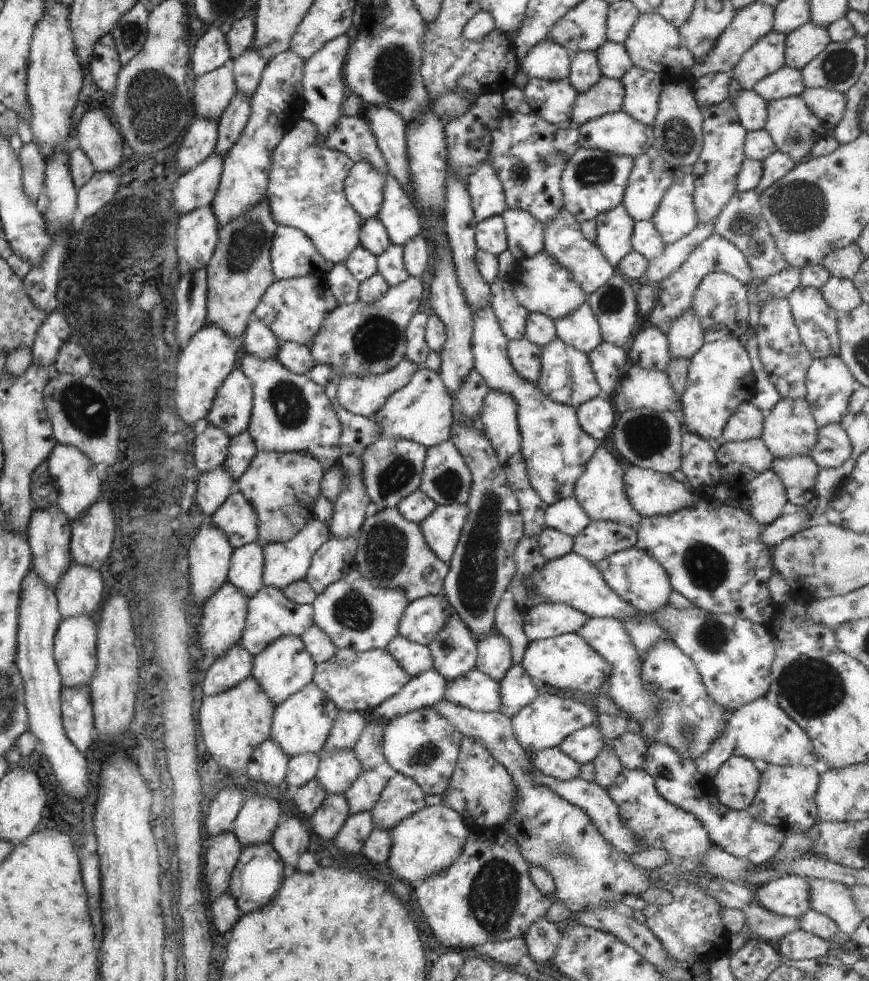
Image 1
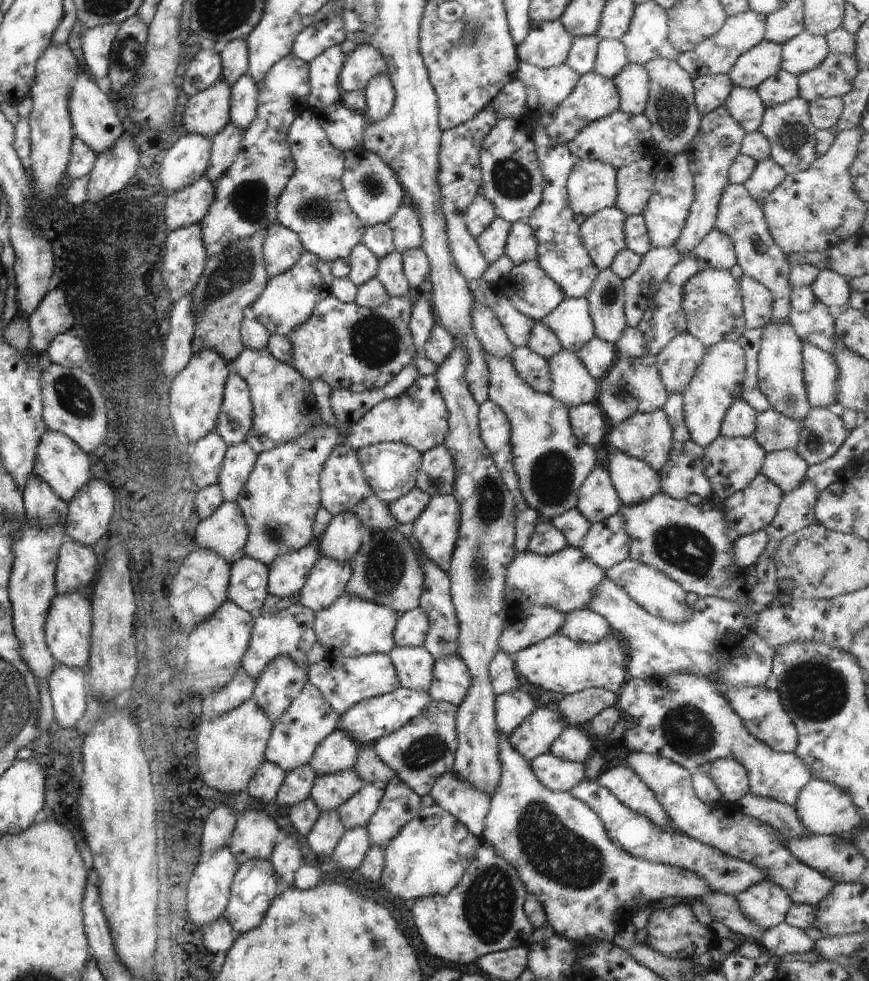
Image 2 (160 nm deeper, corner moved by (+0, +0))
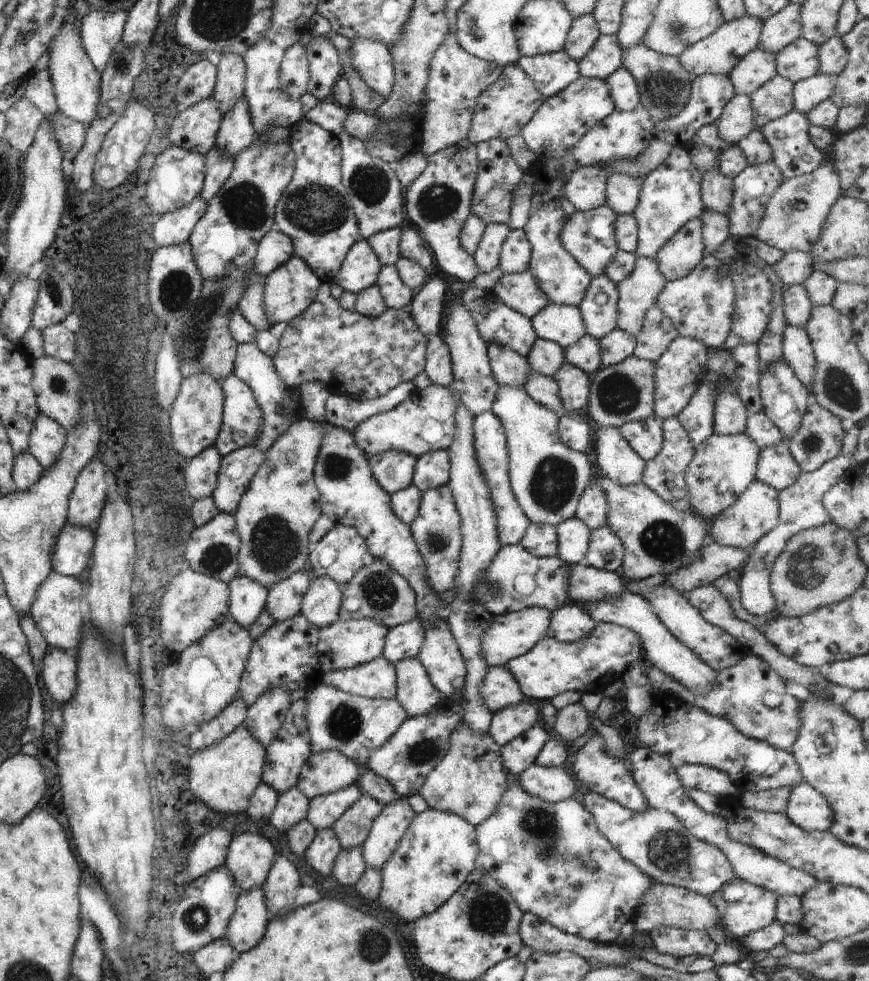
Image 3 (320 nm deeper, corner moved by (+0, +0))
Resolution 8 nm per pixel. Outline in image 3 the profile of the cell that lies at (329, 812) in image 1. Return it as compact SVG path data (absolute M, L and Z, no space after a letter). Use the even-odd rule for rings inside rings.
M331 828L322 831L316 830L311 844L302 855L307 864L311 866L311 870L315 870L321 876L330 876L335 857L340 849L338 840Z

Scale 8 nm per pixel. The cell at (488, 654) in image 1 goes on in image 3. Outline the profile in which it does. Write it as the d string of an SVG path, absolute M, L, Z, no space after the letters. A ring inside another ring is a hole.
M505 666L488 668L483 680L478 684L478 693L483 706L491 714L526 700Z

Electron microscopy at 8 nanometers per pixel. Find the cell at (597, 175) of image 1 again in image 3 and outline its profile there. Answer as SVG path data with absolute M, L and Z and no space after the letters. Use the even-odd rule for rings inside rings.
M578 166L570 175L563 192L576 211L588 210L605 204L606 174L599 166Z

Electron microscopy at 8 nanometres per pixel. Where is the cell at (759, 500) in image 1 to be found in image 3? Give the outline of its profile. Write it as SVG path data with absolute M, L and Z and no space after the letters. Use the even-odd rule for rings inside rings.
M753 479L749 486L729 505L720 512L709 524L711 538L719 546L747 549L767 534L778 521L779 491Z

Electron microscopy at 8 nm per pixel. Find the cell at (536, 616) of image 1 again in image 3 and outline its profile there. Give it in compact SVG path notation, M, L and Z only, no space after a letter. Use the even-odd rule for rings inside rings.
M524 608L512 613L493 616L480 636L481 660L487 668L503 667L508 660L521 656L539 642L547 630L551 611L546 608Z

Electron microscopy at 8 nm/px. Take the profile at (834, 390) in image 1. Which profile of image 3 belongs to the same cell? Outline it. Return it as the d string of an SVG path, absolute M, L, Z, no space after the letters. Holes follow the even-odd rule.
M785 325L781 335L782 361L791 369L804 387L810 385L815 359L806 332L793 325Z

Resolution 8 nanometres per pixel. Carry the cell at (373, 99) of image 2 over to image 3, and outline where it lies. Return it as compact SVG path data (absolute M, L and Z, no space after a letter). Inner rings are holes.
M351 39L349 56L360 79L384 100L393 84L392 58L385 45L371 39Z

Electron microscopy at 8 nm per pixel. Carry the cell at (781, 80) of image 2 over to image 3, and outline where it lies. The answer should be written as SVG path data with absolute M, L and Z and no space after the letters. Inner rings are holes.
M773 75L765 84L756 88L748 97L752 108L755 130L793 110L793 83Z

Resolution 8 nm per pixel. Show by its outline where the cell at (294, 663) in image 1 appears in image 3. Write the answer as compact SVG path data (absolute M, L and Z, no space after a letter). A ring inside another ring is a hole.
M281 687L267 689L255 702L246 708L242 724L247 732L265 747L275 738L290 707L288 692Z

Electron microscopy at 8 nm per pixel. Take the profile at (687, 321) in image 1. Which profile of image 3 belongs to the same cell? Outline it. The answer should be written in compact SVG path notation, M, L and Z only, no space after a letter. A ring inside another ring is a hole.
M675 337L667 350L654 362L653 415L661 420L676 417L687 406L706 373L709 350L689 337Z

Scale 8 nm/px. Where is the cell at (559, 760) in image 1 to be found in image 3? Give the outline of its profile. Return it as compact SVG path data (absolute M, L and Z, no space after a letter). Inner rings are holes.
M530 764L516 776L516 780L529 796L549 803L569 799L575 790L573 773L567 773L560 767Z

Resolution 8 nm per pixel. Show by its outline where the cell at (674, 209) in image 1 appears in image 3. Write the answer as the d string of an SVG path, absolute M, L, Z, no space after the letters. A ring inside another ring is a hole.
M674 146L667 158L642 178L635 208L631 215L636 220L637 234L634 255L653 259L664 242L667 242L686 222L700 216L704 204L700 199L700 174L691 164L685 148Z

